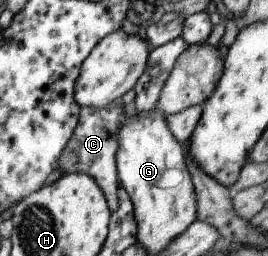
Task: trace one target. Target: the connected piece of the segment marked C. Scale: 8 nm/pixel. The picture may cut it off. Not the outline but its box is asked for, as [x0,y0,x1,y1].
[56,99,129,211]

